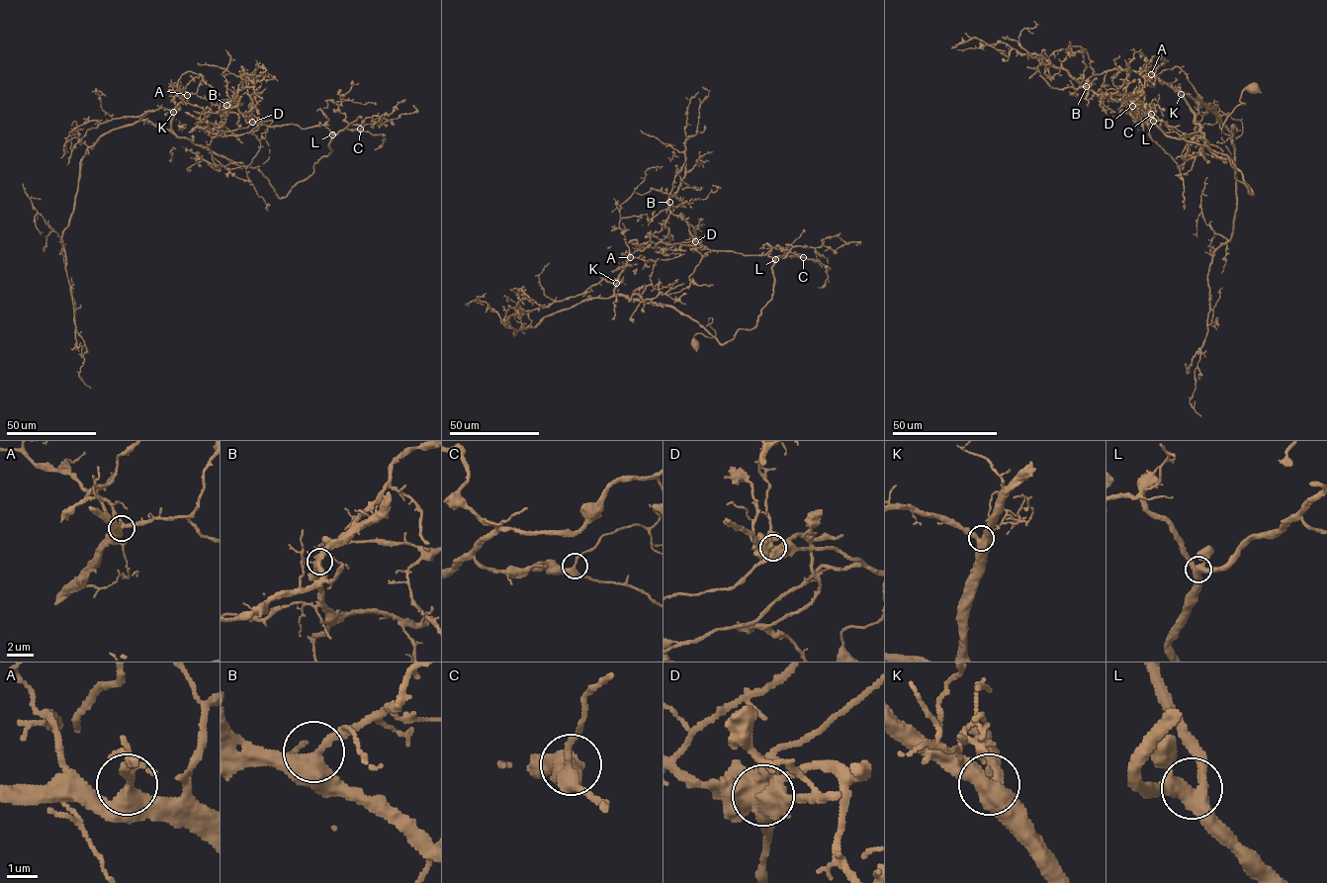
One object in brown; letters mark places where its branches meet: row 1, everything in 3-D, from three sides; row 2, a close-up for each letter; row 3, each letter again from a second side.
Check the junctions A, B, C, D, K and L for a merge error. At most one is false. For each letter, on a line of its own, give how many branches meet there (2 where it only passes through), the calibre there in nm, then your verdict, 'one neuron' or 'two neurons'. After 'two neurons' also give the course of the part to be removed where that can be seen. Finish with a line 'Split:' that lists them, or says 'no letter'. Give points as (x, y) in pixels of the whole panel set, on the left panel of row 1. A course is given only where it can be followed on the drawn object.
A: branches 4; calibre 340 nm; one neuron
B: branches 4; calibre 420 nm; one neuron
C: branches 3; calibre 360 nm; one neuron
D: branches 4; calibre 700 nm; two neurons; course (252, 122), (257, 122), (252, 133), (260, 148), (246, 169), (248, 180), (191, 150), (172, 149), (169, 160)
K: branches 3; calibre 550 nm; one neuron
L: branches 4; calibre 440 nm; one neuron
Split: D

